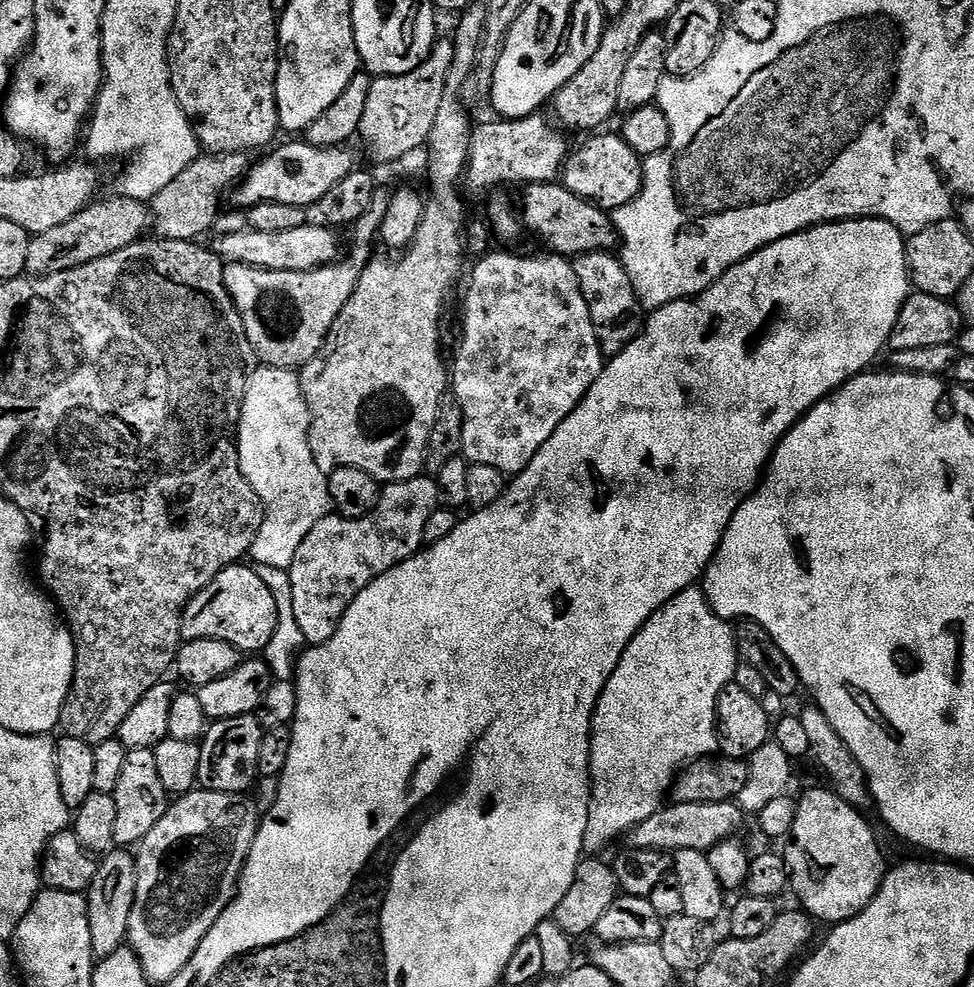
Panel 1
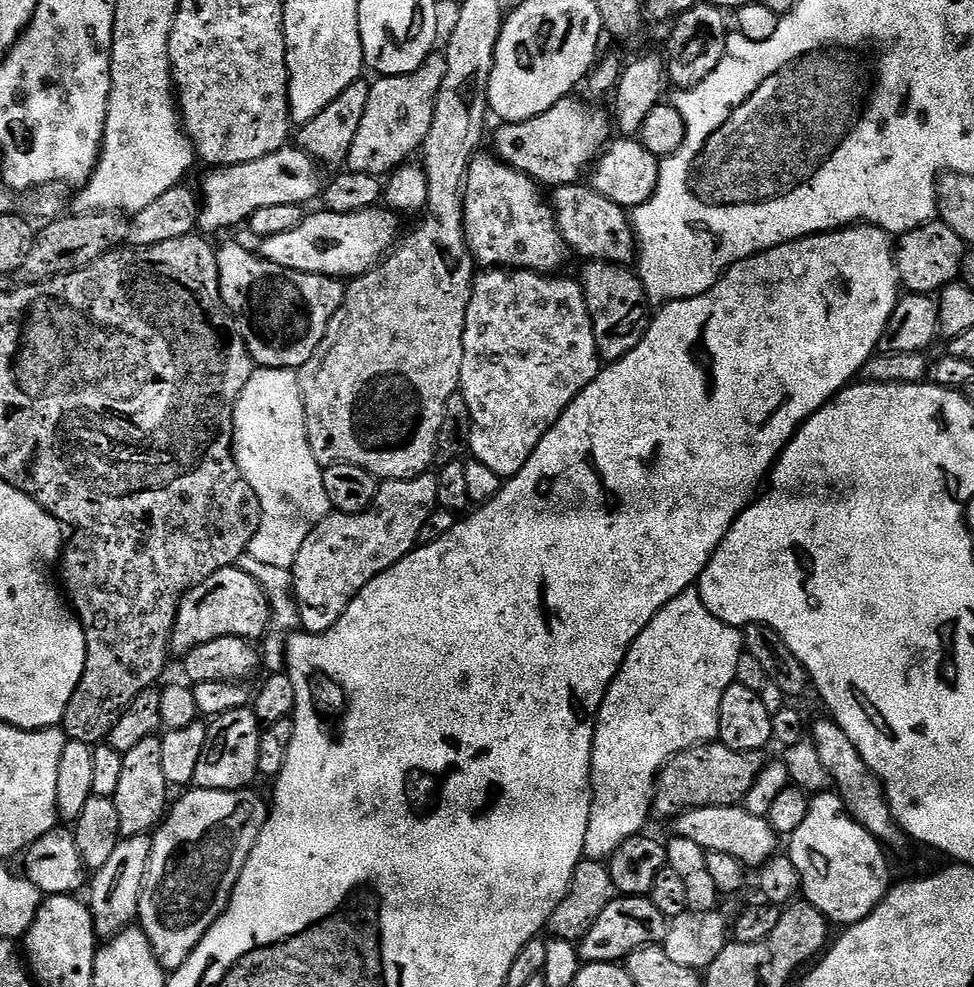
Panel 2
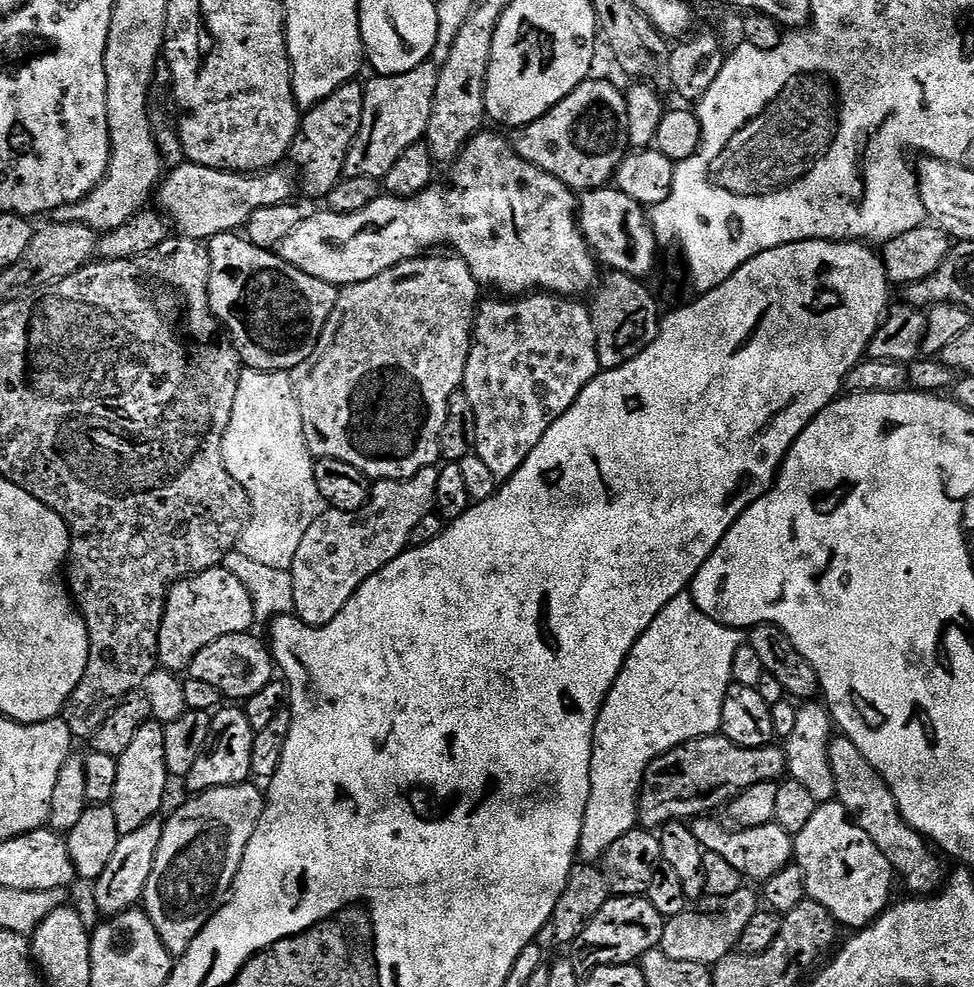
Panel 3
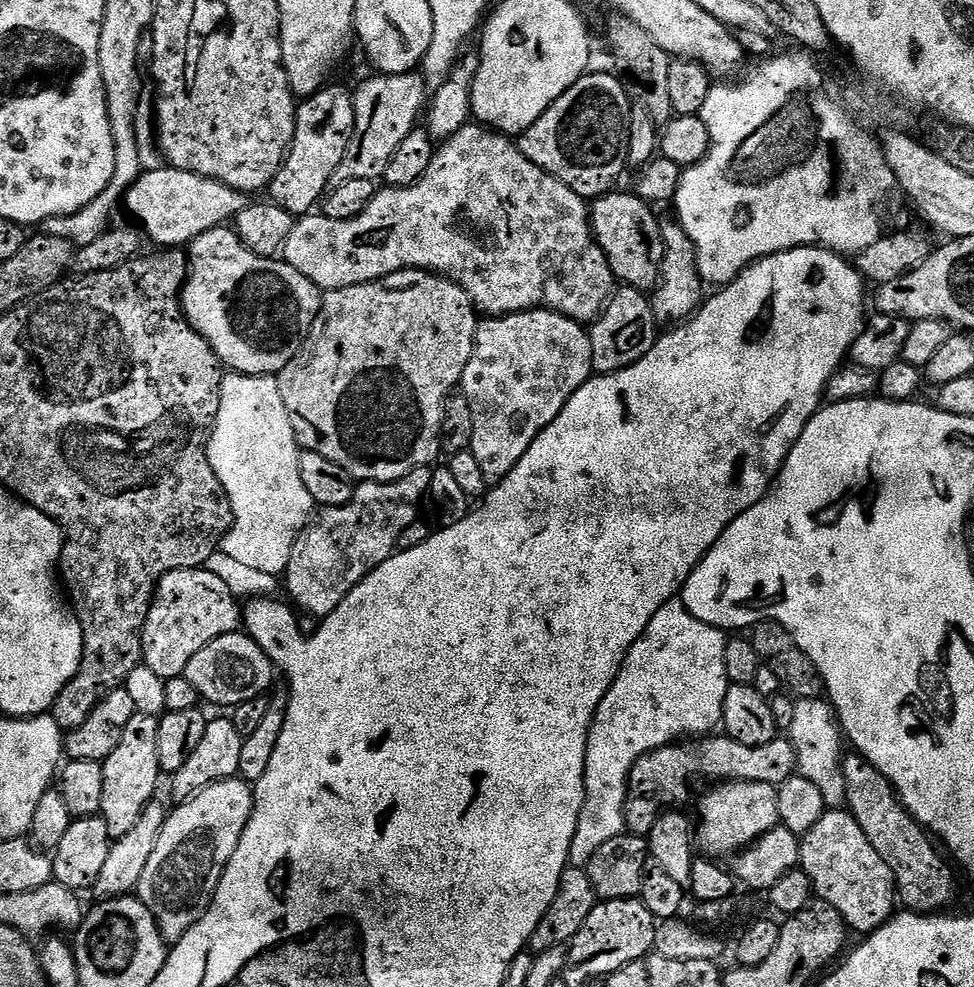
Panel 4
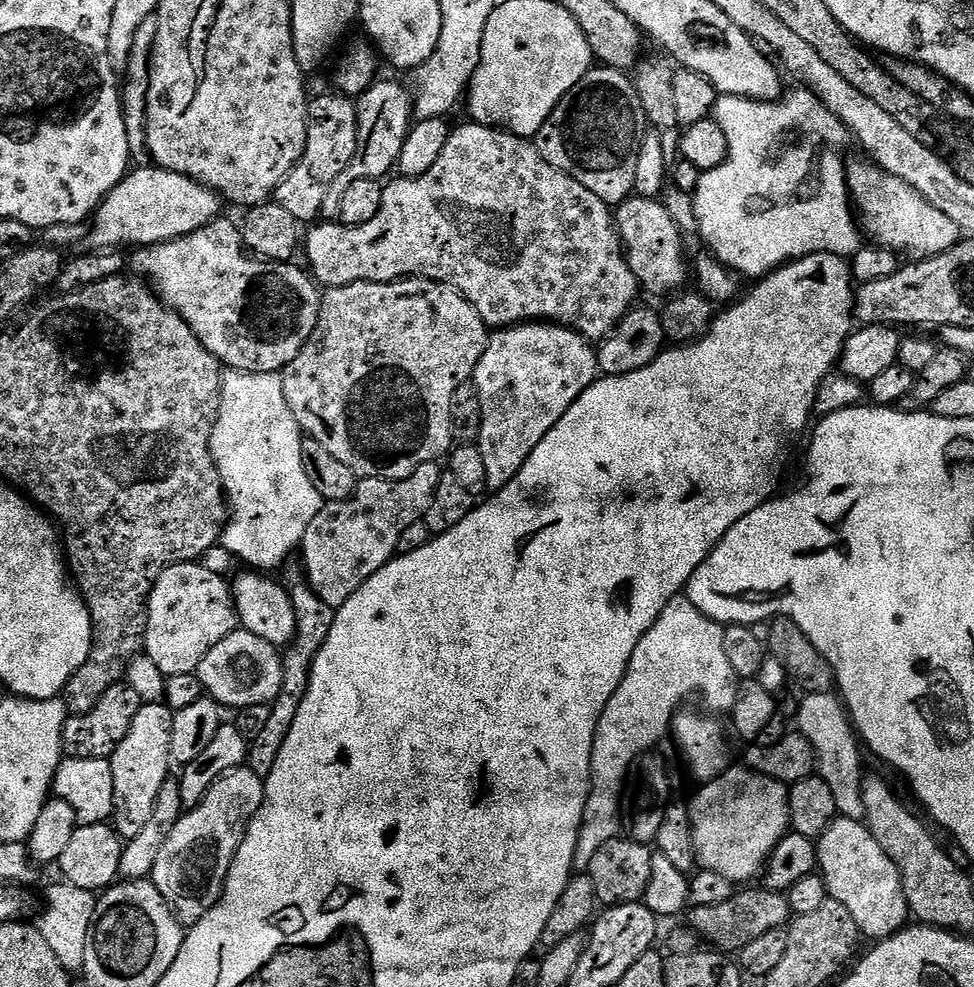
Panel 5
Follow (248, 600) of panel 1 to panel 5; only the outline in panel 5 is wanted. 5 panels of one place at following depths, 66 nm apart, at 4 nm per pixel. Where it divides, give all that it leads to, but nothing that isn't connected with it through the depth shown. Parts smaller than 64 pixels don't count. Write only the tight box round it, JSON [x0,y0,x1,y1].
[143,562,238,677]

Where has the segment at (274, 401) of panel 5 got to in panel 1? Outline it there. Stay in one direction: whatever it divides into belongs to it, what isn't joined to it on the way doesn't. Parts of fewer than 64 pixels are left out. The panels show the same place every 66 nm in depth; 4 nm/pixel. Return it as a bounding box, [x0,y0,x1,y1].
[236,366,330,569]

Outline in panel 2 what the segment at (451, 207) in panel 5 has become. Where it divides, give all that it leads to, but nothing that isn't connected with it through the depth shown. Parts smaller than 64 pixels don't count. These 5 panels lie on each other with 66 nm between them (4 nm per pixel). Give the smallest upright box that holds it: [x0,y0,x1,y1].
[258,154,566,278]

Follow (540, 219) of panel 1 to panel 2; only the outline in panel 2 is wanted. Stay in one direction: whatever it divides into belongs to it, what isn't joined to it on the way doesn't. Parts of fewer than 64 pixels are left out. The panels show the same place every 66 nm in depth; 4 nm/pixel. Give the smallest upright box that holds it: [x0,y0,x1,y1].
[550,182,638,265]

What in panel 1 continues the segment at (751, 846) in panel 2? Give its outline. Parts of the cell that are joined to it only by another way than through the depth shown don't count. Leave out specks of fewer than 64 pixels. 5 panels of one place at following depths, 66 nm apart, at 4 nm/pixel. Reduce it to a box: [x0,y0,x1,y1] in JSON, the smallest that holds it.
[626,800,746,854]

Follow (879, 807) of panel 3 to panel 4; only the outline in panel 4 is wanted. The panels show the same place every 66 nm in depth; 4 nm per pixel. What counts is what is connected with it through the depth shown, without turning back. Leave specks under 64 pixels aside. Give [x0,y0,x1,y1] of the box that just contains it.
[844,754,956,913]

